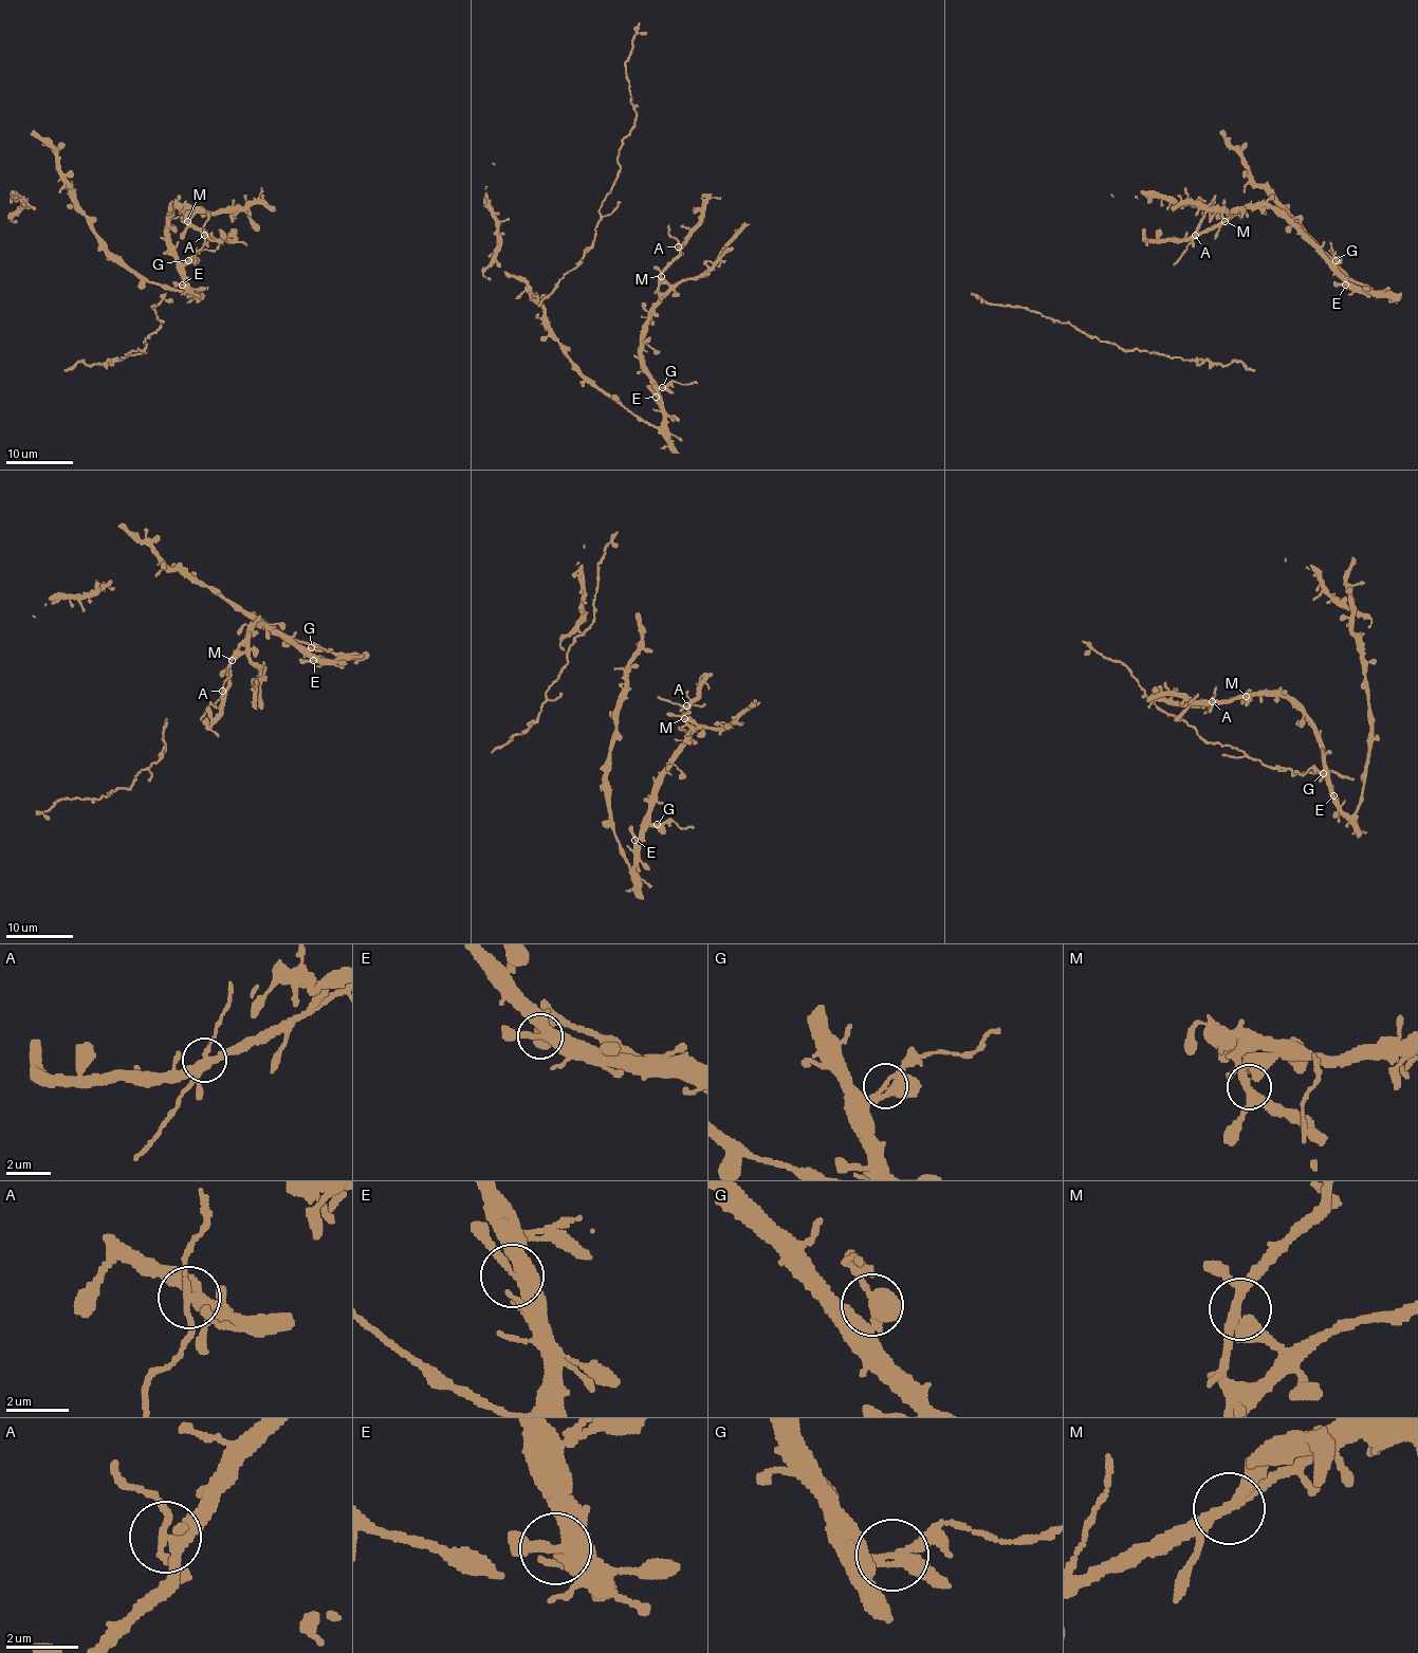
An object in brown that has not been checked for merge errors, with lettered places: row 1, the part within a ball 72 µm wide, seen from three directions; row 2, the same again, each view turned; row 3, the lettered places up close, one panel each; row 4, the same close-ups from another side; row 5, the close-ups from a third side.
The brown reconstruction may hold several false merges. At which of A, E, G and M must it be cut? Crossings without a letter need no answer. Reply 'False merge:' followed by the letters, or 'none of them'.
False merge: A, G

